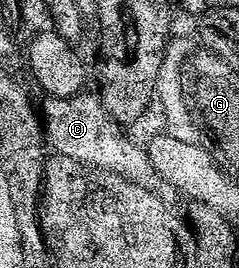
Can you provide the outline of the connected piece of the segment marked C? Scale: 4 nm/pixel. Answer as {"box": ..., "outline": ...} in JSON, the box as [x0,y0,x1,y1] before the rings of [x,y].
{"box":[44,97,155,186],"outline":[[[101,97],[86,98],[46,98],[44,110],[45,141],[57,157],[76,160],[95,170],[106,170],[109,174],[119,174],[137,186],[146,186],[155,181],[152,160],[145,149],[142,150],[129,138],[127,131],[114,121],[106,110]]]}

